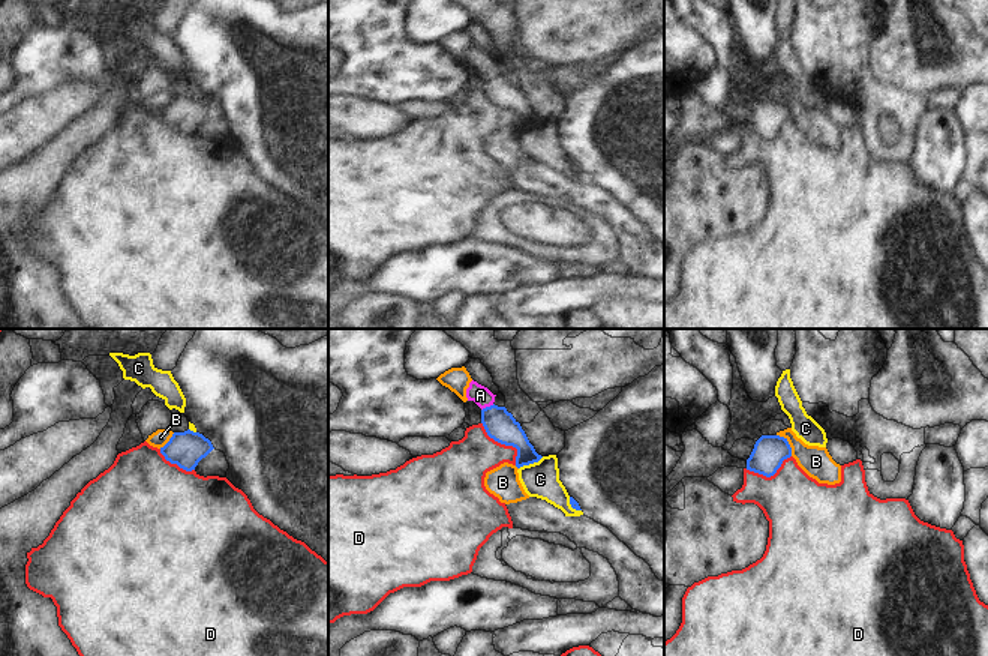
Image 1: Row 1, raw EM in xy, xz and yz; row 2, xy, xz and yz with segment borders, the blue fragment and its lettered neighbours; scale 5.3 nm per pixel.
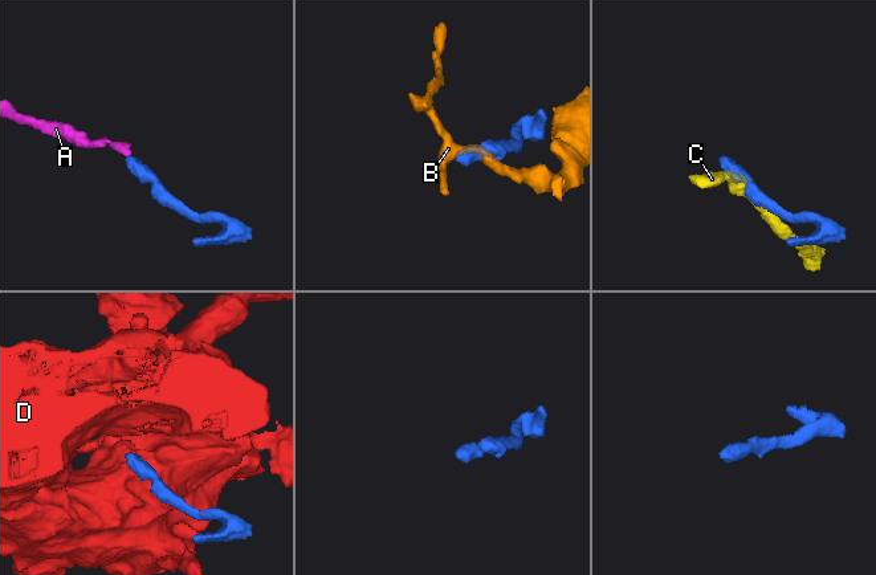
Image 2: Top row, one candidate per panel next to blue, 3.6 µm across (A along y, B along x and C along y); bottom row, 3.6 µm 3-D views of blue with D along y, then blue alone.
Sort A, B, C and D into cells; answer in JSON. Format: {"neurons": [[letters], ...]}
{"neurons": [["A"], ["B"], ["C"], ["D"]]}

